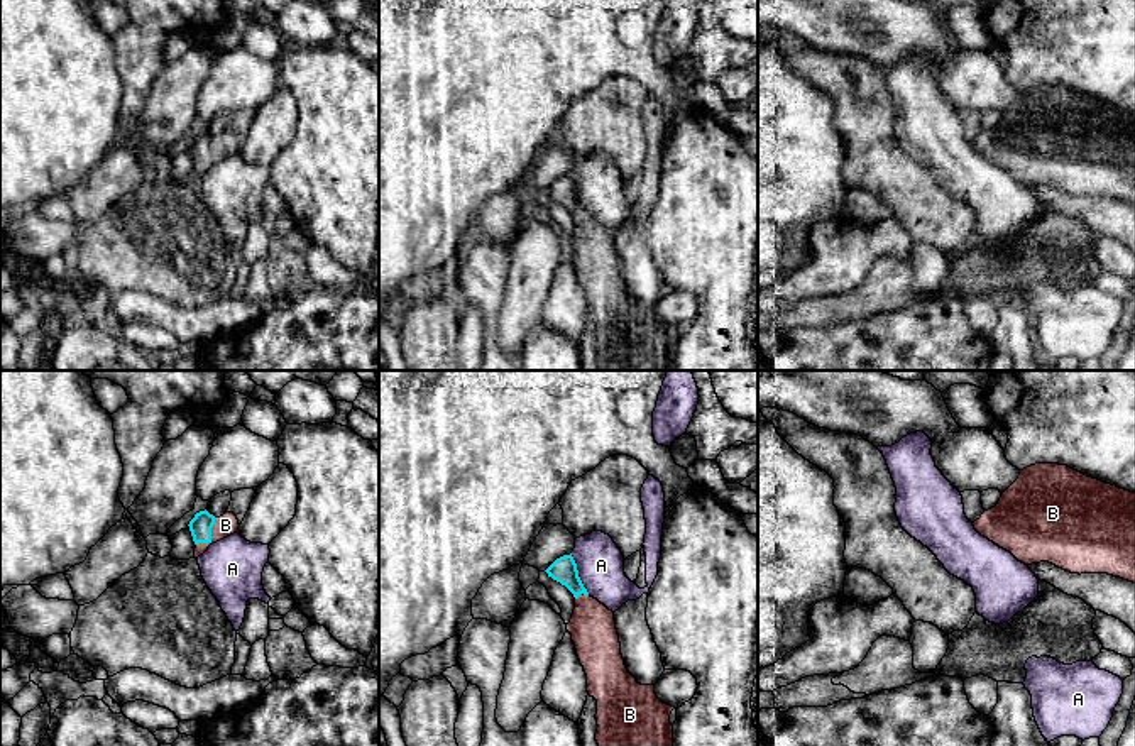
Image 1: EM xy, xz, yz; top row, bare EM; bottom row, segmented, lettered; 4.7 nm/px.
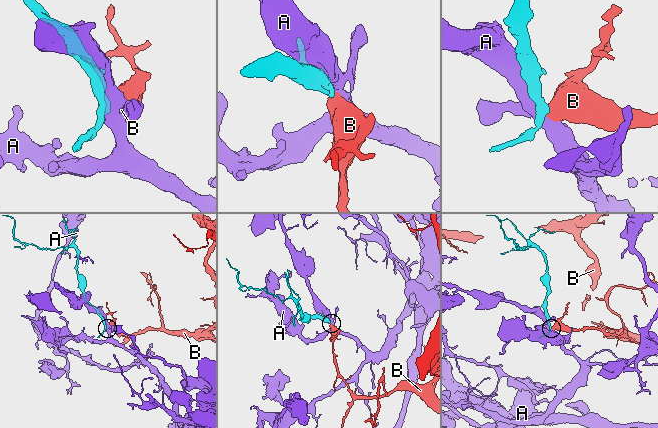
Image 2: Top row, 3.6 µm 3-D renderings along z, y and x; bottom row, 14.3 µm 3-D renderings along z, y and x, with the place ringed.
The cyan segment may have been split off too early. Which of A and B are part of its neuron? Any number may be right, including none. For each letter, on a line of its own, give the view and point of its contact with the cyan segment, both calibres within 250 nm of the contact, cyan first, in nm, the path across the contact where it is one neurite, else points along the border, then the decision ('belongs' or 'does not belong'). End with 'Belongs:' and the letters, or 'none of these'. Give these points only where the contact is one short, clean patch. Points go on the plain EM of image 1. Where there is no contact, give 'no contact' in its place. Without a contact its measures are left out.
A: meets cyan in xz at (577, 195); 120 nm thick on the cyan side, 220 nm on the other; does not belong
B: meets cyan in xy at (210, 158); 110 nm thick on the cyan side, 100 nm on the other; runs through xy (200, 148), (210, 158), (225, 146); belongs
Belongs: B

